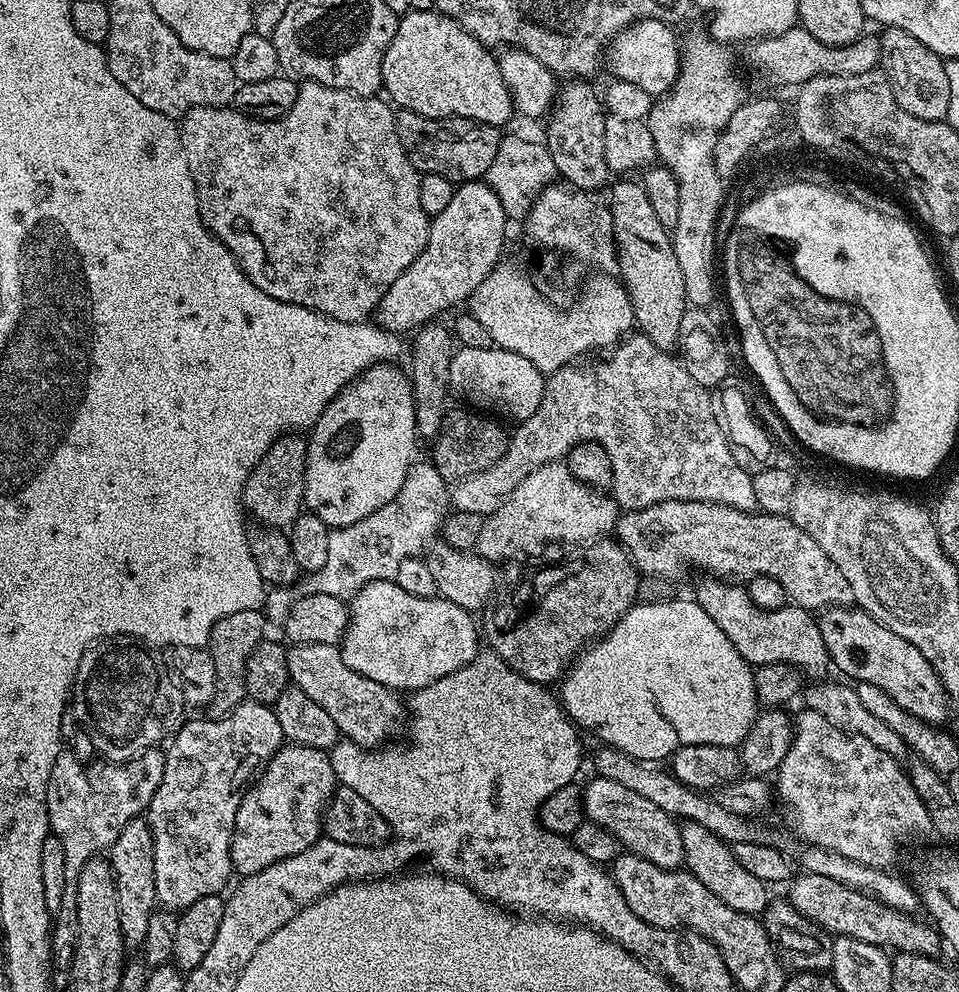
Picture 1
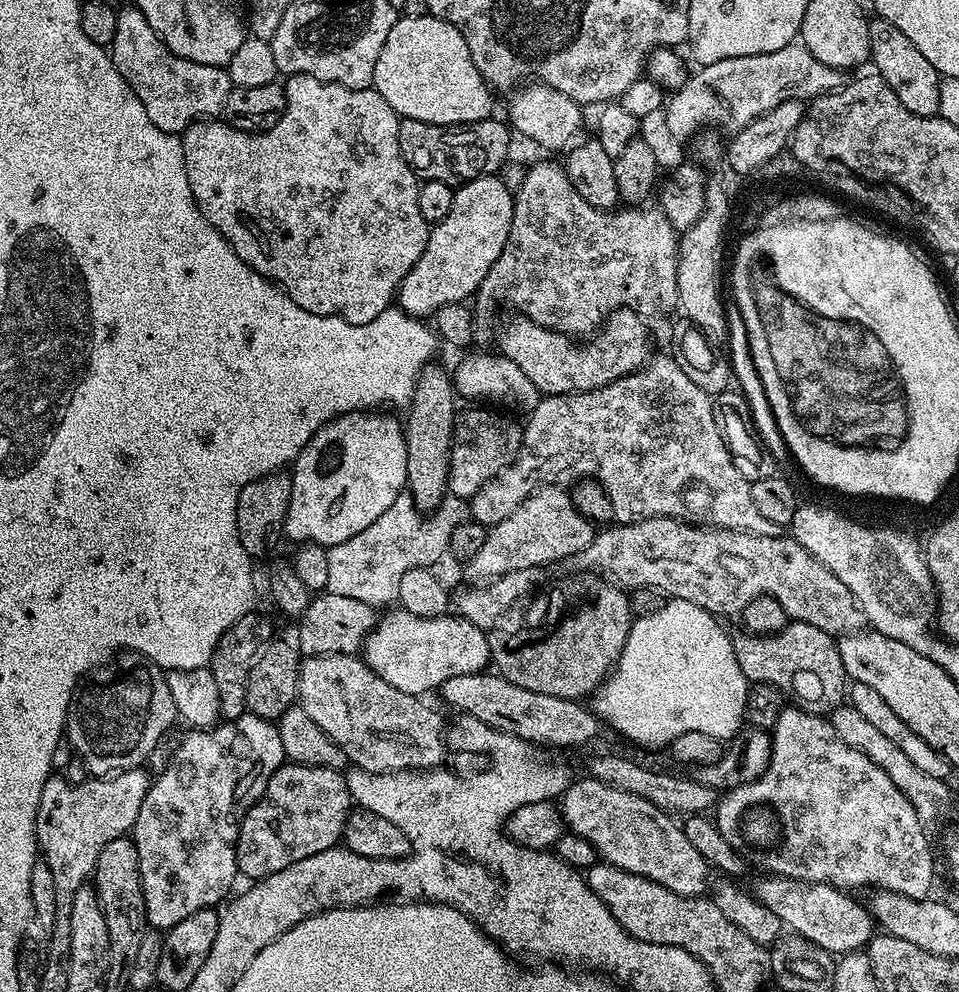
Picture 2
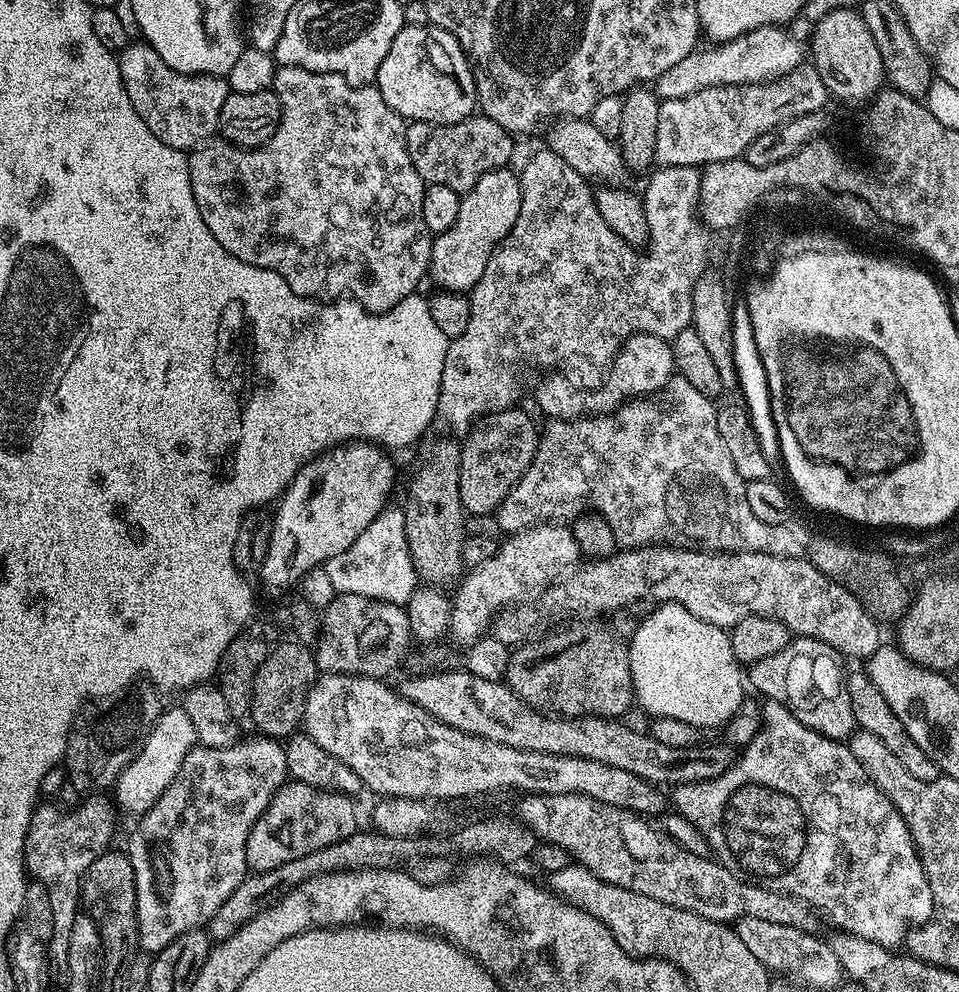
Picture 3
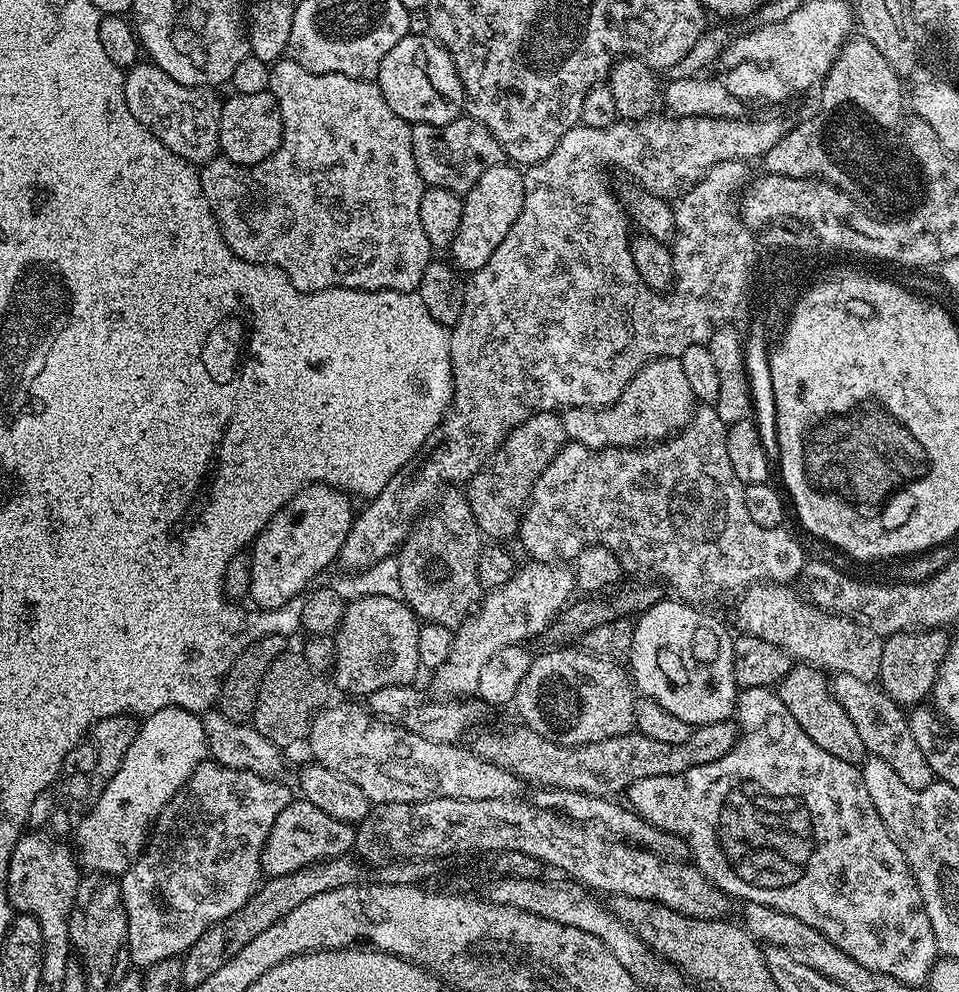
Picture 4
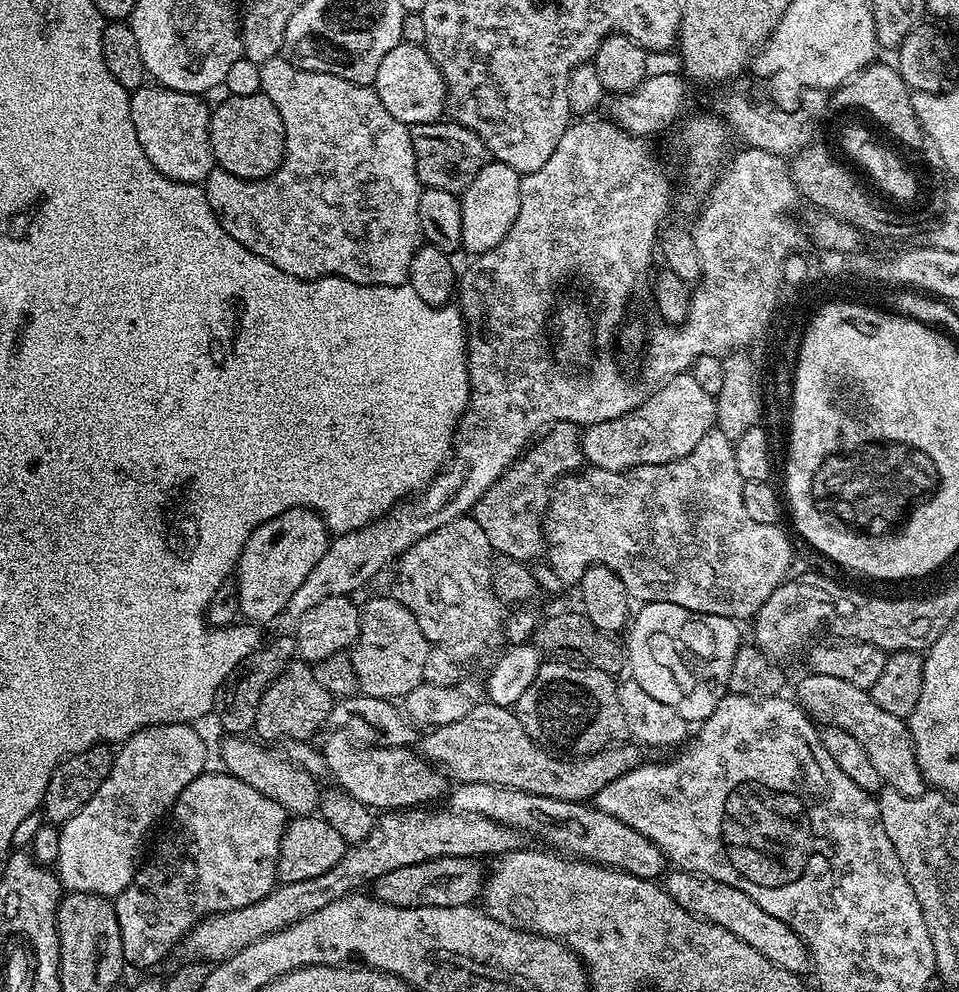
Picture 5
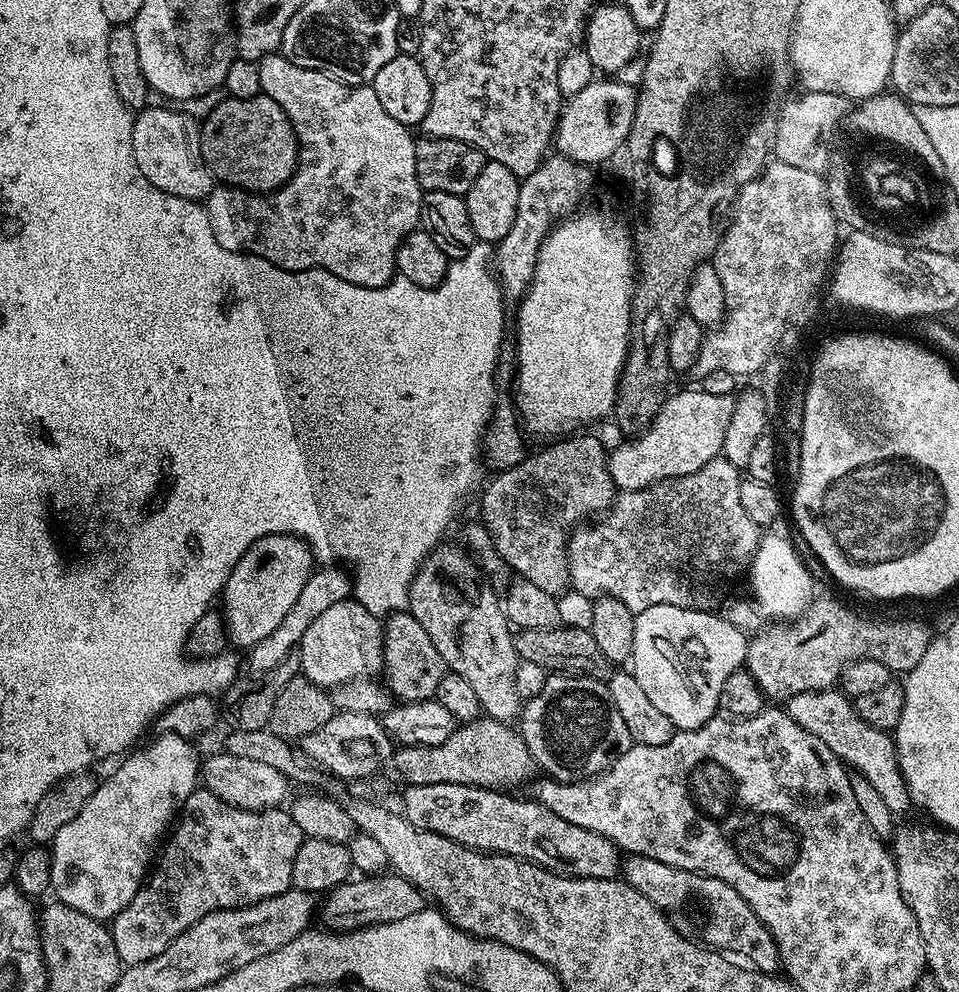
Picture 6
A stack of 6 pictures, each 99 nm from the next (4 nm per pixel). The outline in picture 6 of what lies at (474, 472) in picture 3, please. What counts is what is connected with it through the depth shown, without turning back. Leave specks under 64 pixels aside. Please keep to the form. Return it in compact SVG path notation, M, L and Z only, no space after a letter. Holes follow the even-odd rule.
M572 434L567 438L557 439L549 448L544 448L541 452L525 455L524 461L520 464L516 464L512 468L506 468L495 473L496 477L488 484L488 489L484 492L484 497L480 500L480 516L485 528L488 529L488 533L492 535L492 544L496 547L496 552L499 553L501 561L505 565L508 564L516 571L515 575L521 580L526 582L534 582L534 586L539 586L542 590L551 592L553 594L560 594L569 587L570 581L568 578L568 538L572 535L574 529L581 522L587 521L589 518L595 517L597 514L607 513L608 509L612 507L612 501L616 499L618 495L618 489L615 482L610 476L610 470L608 469L608 453L609 449L604 448L604 444L596 436L576 436L580 434Z

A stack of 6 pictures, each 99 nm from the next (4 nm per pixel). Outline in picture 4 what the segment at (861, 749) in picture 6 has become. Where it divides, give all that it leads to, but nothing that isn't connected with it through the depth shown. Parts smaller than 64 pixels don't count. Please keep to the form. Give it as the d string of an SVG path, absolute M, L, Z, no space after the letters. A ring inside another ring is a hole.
M845 672L835 673L831 677L830 687L833 696L846 710L846 714L850 714L850 722L854 722L858 734L862 734L862 742L869 753L890 762L890 766L894 766L894 772L908 786L925 788L934 783L932 767L930 762L926 762L926 754L922 754L922 750L910 730L905 709L894 703L884 693L883 688L877 686L873 681L856 678L854 674Z

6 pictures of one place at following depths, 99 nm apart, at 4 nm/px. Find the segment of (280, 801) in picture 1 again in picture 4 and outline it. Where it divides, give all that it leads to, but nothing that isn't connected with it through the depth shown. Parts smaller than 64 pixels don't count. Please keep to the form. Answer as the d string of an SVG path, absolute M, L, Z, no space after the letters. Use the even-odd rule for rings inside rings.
M294 798L274 818L274 826L264 843L262 850L261 873L271 878L282 874L292 874L302 866L317 864L319 860L329 860L334 856L351 853L356 846L356 830L353 825L338 818L330 818L323 810L318 810L311 802L303 798Z

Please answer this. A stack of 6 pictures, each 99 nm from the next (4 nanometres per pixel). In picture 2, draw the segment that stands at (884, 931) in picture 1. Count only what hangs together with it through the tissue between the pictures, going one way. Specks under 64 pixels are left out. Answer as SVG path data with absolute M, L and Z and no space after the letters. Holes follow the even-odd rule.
M767 875L764 879L756 880L750 887L751 895L756 897L758 902L762 902L762 906L766 906L766 910L770 910L778 919L781 925L788 924L793 933L802 936L814 942L818 946L822 946L822 950L833 954L843 954L845 952L855 952L863 949L868 941L874 935L874 921L871 911L867 907L864 908L860 904L855 904L852 900L847 900L843 891L837 890L831 884L808 884L805 880L789 880L787 876Z

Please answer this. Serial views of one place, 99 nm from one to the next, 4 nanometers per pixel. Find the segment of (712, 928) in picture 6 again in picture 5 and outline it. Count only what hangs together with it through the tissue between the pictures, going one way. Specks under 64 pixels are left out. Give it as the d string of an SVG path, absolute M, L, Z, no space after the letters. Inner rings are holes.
M683 870L670 872L663 877L662 887L668 893L668 897L678 906L685 908L691 916L698 916L702 920L722 926L730 934L742 938L742 942L754 946L758 954L762 954L782 970L790 970L797 974L804 974L807 968L809 971L808 948L799 934L790 930L790 926L786 926L778 918L774 918L774 914L766 914L766 910L762 910L762 906L758 906L754 898L742 894L742 890L734 890L734 886L726 886L726 882L718 882L709 876L698 876Z

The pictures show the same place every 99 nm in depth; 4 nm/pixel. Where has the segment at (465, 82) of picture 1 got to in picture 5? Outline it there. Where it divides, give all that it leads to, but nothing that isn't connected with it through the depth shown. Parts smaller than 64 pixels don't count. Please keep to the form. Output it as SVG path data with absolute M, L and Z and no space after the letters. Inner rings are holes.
M402 42L394 46L394 50L382 58L382 66L378 66L374 87L378 98L382 98L382 106L403 124L434 124L445 115L448 88L423 44Z

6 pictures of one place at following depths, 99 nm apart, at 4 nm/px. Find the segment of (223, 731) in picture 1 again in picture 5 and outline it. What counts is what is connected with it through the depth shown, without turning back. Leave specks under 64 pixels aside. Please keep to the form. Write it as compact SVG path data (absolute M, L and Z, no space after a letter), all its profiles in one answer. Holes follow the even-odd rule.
M205 770L201 772L198 778L194 778L194 782L190 782L190 786L186 786L186 790L182 790L182 794L178 794L178 798L172 803L170 809L170 817L172 821L165 830L165 840L157 846L152 852L152 857L145 859L140 867L136 869L136 876L130 882L130 886L126 886L126 890L122 890L122 894L114 897L116 905L116 917L118 918L118 930L122 934L122 954L124 955L125 965L136 968L152 968L172 947L179 945L187 936L188 932L201 919L210 915L217 915L219 912L234 911L239 908L250 906L252 903L258 902L262 898L266 898L278 884L276 879L276 867L278 866L278 854L282 846L282 834L284 828L288 825L290 814L278 802L274 802L274 798L266 798L266 794L262 794L258 790L254 790L254 786L250 786L246 782L242 782L238 778L228 775L223 770Z

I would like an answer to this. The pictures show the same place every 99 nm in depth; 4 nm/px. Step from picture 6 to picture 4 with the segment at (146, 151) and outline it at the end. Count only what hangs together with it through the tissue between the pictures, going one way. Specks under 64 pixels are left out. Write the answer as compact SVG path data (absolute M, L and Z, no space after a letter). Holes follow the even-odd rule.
M137 62L124 72L124 93L130 114L142 122L174 154L189 164L203 166L220 152L222 96L215 87L182 86L166 70L151 62Z

